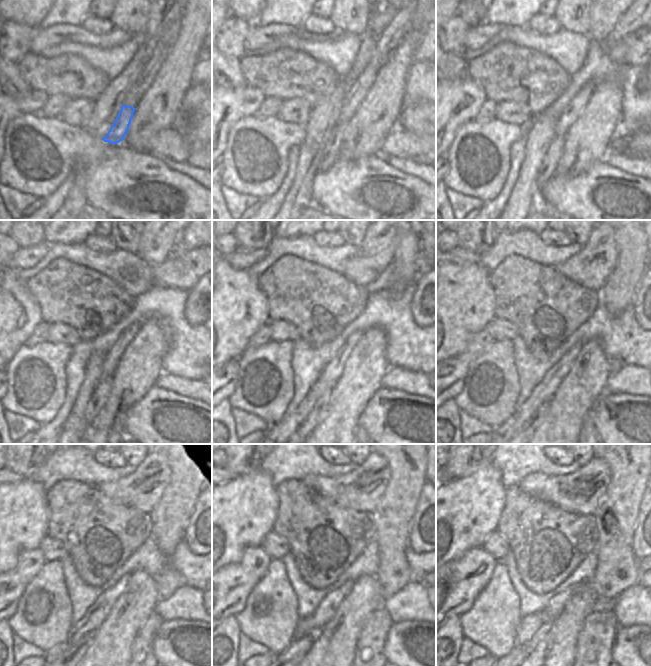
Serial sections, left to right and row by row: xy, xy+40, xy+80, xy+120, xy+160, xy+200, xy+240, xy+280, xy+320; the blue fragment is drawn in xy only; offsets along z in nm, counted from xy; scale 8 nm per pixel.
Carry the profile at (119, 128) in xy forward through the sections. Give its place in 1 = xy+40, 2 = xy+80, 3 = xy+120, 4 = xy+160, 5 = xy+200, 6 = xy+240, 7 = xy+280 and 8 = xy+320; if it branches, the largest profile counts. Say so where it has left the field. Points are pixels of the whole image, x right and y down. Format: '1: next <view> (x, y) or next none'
1: next xy+40 (330, 152)
2: next xy+80 (548, 169)
3: next xy+120 (101, 392)
4: next xy+160 (319, 410)
5: next xy+200 (535, 420)
6: next xy+240 (83, 645)
7: next xy+280 (300, 645)
8: next xy+320 (516, 645)

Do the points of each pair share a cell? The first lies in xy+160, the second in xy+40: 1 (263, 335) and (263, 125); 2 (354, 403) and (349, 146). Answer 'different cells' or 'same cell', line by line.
1: different cells
2: same cell

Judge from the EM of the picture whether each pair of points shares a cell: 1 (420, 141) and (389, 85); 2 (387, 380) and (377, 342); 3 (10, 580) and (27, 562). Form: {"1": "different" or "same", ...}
{"1": "different", "2": "different", "3": "same"}

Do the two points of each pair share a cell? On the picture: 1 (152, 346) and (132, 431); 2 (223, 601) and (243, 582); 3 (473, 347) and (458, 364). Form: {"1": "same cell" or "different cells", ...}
{"1": "different cells", "2": "same cell", "3": "same cell"}

